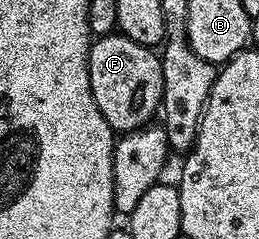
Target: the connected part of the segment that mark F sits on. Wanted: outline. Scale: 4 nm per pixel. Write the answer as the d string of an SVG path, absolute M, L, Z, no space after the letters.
M118 32L96 37L91 44L86 70L93 88L93 100L101 108L101 116L116 132L142 130L160 113L163 73L160 55L152 47L142 46Z

